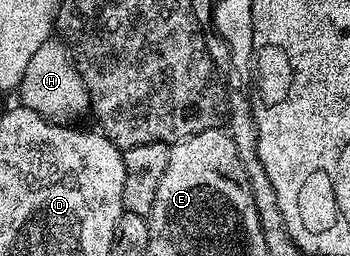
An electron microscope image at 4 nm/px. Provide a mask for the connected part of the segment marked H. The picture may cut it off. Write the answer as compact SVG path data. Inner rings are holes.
M56 36L38 46L37 53L30 58L18 89L19 96L23 107L51 120L71 120L74 116L86 114L91 107L88 91L71 53L64 41Z

